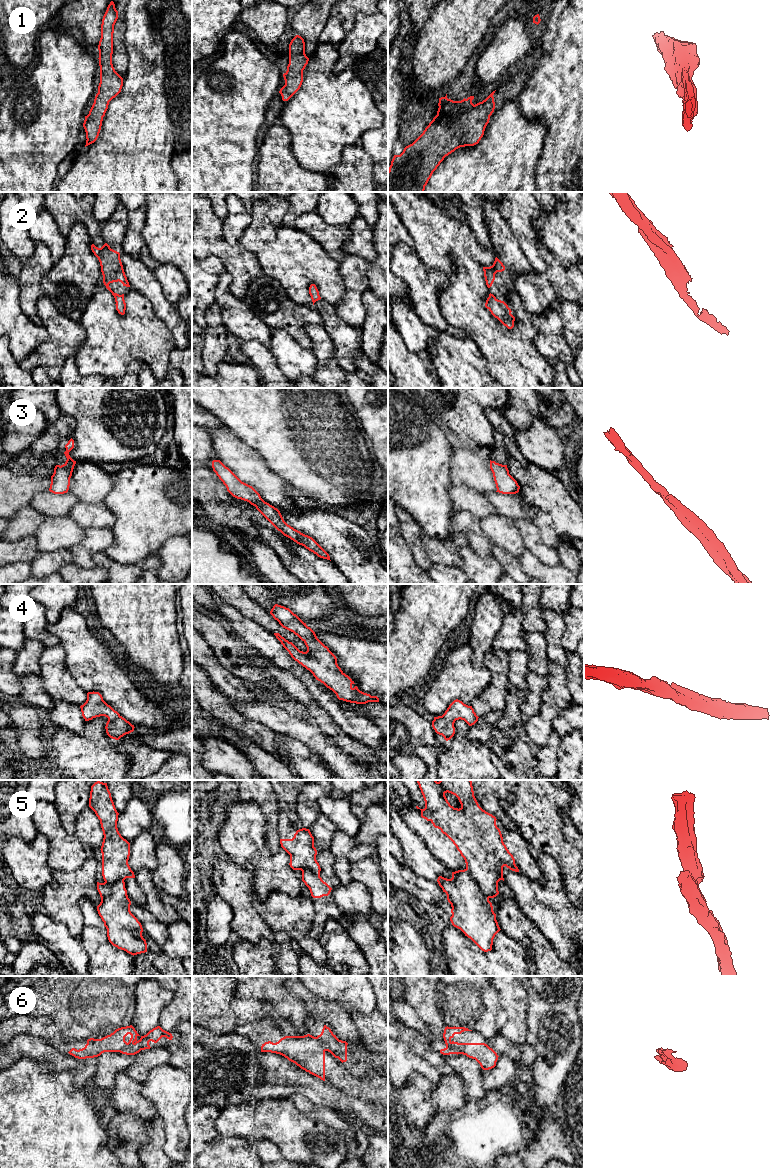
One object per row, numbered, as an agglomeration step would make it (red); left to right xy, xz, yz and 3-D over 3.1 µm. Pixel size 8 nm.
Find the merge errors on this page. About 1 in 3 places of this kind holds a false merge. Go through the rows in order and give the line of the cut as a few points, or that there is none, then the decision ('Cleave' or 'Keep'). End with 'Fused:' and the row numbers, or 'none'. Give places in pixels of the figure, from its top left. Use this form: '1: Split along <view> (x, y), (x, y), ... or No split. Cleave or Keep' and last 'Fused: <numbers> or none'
1: No split. Keep
2: No split. Keep
3: No split. Keep
4: No split. Keep
5: Split along yz (466, 868), (488, 899). Cleave
6: Split along yz (445, 1042), (460, 1053). Cleave
Fused: 5, 6

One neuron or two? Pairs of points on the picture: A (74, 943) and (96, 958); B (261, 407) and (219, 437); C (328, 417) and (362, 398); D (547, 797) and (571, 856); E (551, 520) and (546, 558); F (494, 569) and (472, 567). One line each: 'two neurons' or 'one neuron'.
A: two neurons
B: two neurons
C: two neurons
D: one neuron
E: two neurons
F: one neuron

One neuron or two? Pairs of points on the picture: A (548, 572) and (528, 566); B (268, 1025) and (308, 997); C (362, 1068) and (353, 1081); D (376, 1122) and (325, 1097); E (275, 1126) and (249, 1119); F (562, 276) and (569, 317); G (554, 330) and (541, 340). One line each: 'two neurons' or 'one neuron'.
A: one neuron
B: one neuron
C: two neurons
D: one neuron
E: one neuron
F: two neurons
G: one neuron

